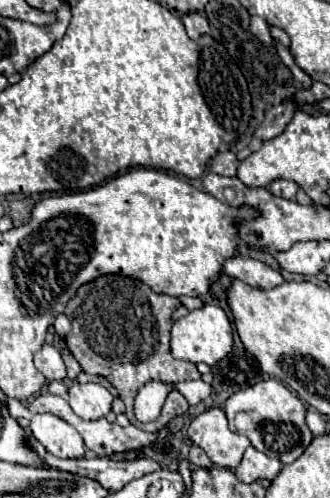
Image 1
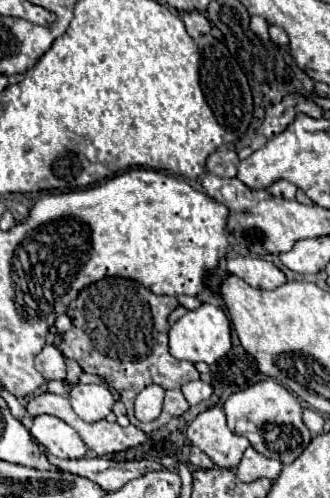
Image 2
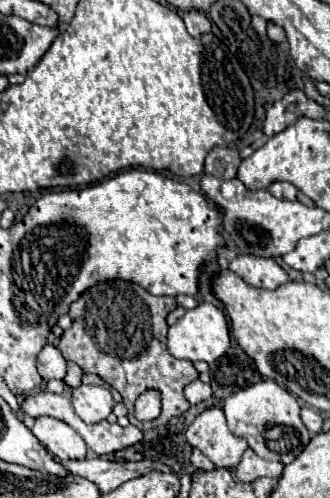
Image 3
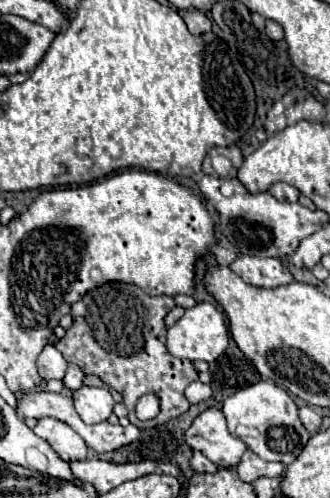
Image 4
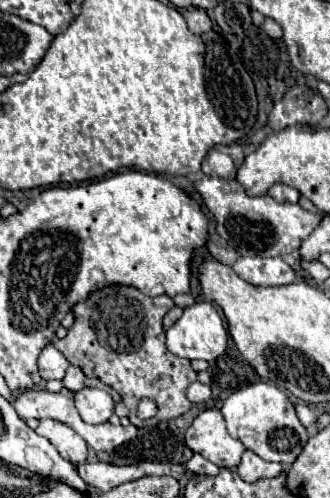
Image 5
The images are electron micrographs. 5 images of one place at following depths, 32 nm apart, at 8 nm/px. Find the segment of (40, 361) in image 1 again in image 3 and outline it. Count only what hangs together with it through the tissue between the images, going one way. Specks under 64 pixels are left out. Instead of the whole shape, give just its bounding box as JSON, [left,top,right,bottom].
[38,344,66,380]

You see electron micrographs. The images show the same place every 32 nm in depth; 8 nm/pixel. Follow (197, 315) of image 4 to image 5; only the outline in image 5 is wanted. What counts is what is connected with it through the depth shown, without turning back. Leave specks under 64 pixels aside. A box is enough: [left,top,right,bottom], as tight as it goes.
[166,300,228,360]

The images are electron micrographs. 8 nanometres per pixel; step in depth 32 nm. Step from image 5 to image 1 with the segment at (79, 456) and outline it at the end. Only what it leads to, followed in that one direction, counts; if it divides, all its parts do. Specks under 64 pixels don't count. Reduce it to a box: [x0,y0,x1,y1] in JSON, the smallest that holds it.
[30,414,86,458]

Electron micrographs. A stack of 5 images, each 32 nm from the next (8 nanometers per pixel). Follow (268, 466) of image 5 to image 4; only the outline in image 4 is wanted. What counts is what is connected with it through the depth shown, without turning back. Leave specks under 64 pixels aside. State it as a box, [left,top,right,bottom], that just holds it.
[238,450,284,482]

